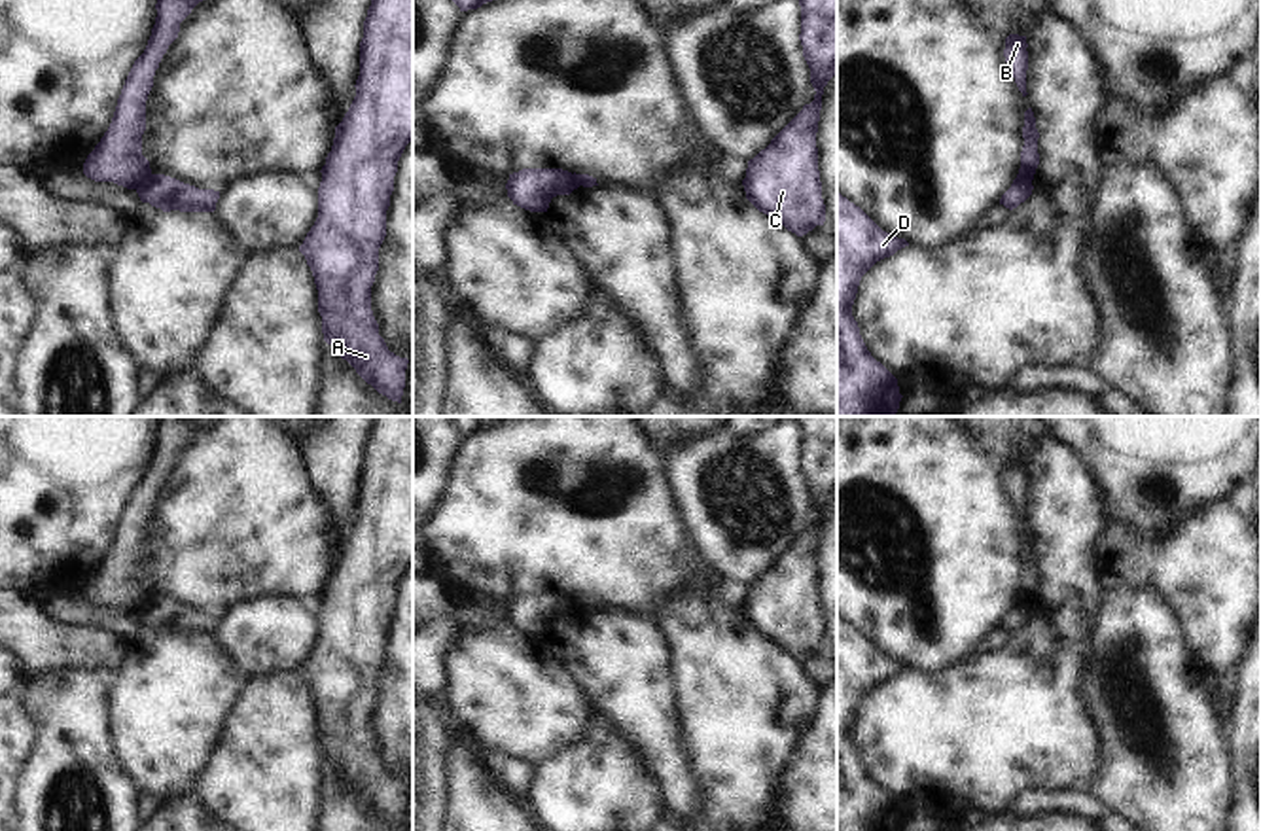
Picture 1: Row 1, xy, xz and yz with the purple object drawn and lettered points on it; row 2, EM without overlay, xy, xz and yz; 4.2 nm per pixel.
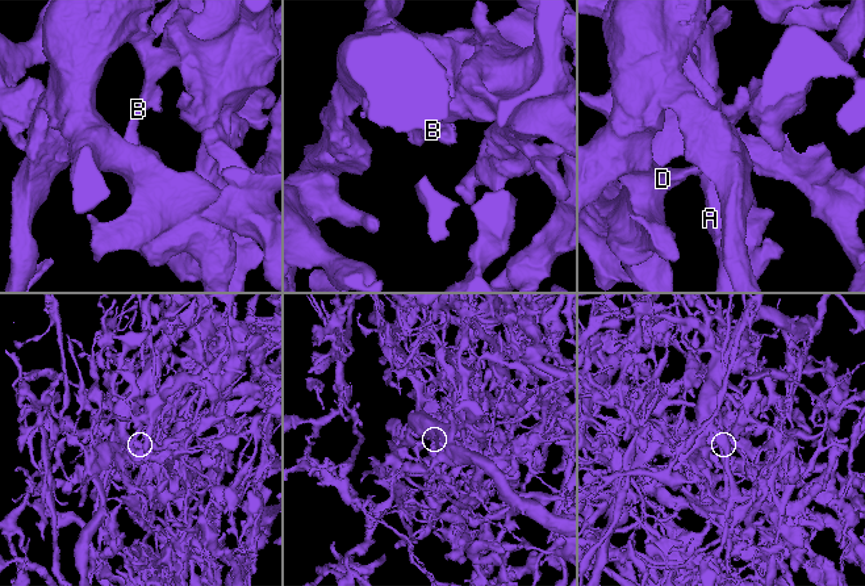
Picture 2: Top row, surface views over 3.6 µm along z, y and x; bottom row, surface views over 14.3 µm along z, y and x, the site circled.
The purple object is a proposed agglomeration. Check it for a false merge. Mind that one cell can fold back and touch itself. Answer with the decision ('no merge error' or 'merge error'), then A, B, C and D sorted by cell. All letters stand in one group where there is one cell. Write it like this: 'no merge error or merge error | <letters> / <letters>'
merge error | A B C / D

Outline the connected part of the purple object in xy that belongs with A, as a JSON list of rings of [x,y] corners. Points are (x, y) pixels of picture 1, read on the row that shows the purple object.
[[[371,0],[354,87],[356,97],[335,127],[331,151],[320,170],[318,218],[299,252],[318,290],[324,341],[379,394],[401,403],[409,360],[390,352],[379,335],[371,286],[379,271],[379,248],[386,237],[386,210],[398,161],[413,140],[413,0]]]

